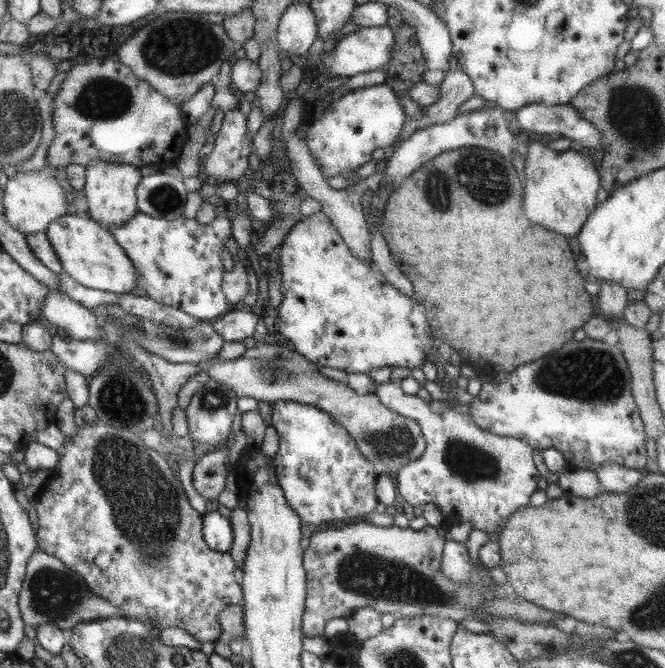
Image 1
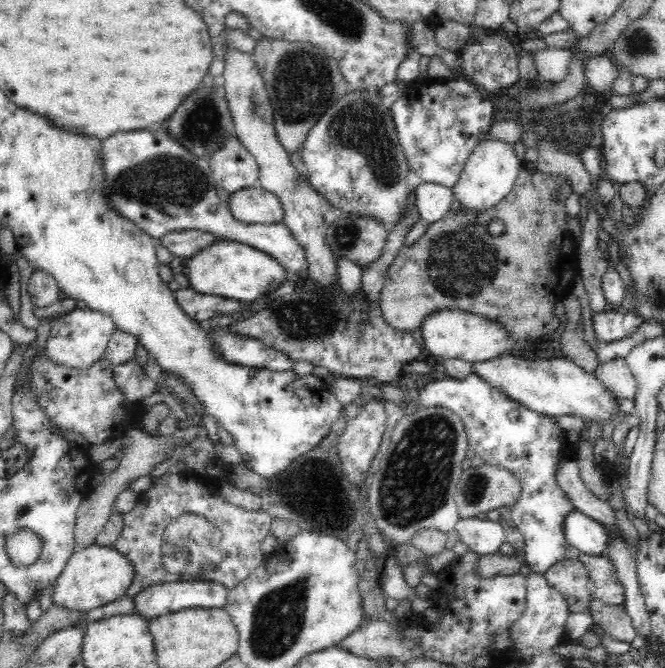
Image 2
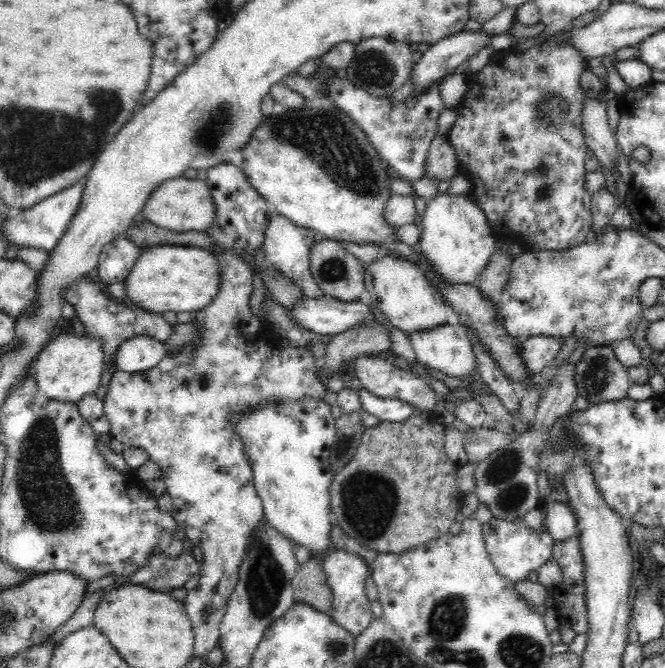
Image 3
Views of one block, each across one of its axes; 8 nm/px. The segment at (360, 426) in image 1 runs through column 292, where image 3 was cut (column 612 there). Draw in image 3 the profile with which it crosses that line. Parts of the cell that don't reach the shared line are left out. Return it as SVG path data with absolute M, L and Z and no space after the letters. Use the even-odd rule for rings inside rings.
M588 347L586 352L582 352L582 358L574 364L574 383L577 394L583 396L589 405L623 400L627 398L631 385L627 368L618 361L610 347Z

